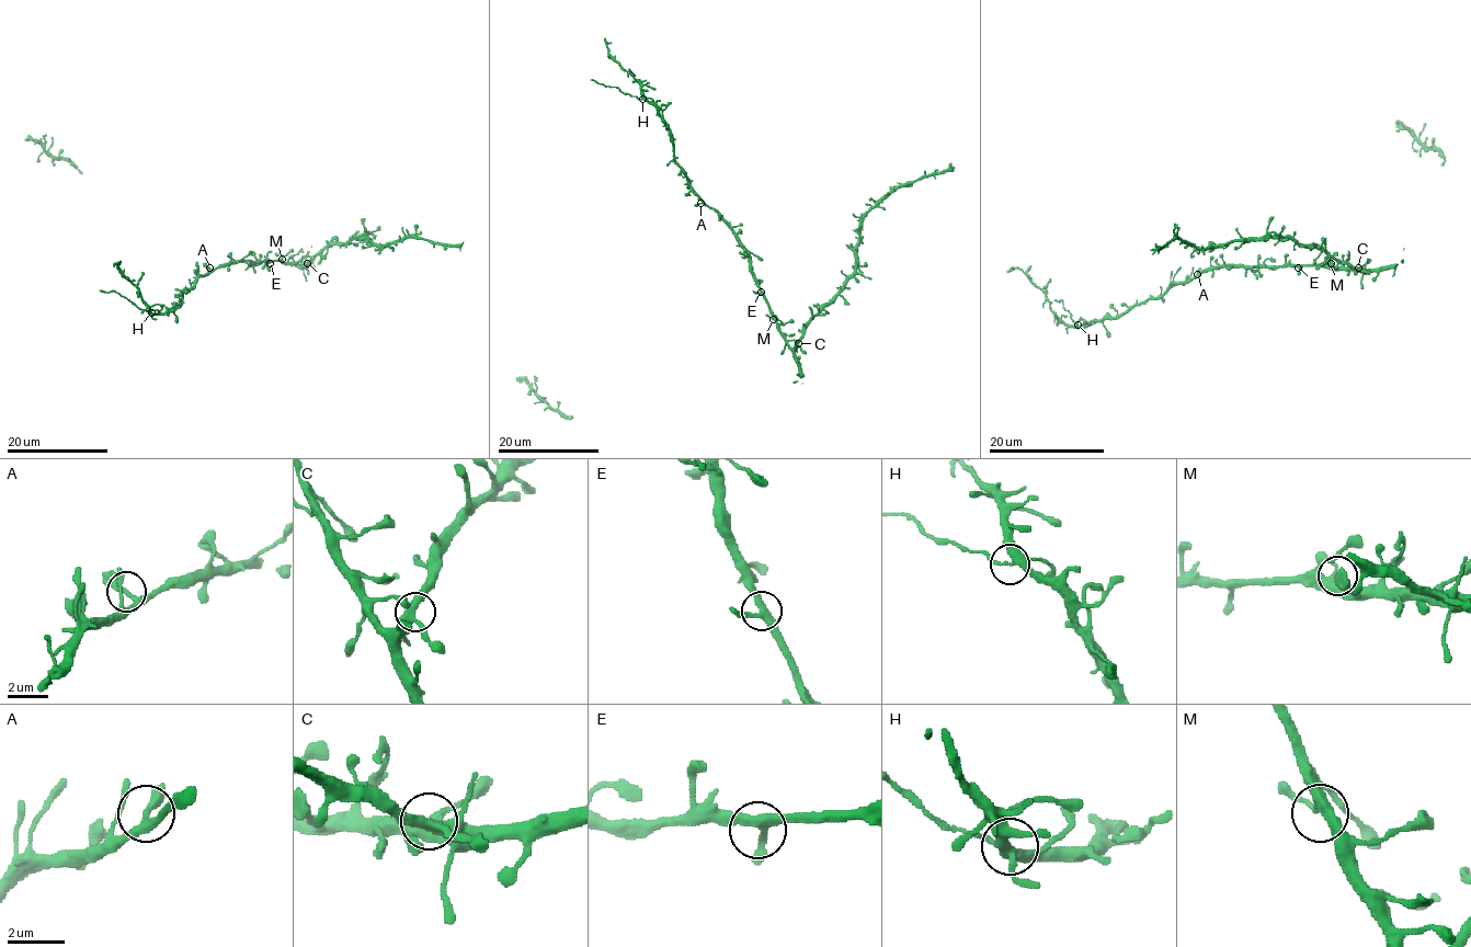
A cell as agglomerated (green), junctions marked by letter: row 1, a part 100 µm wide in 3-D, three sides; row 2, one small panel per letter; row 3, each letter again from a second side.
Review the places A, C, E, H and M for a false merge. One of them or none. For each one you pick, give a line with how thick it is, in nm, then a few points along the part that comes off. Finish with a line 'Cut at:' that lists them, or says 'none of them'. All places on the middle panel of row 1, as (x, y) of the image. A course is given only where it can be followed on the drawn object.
H: 280 nm | (641, 100), (590, 79)
Cut at: H

